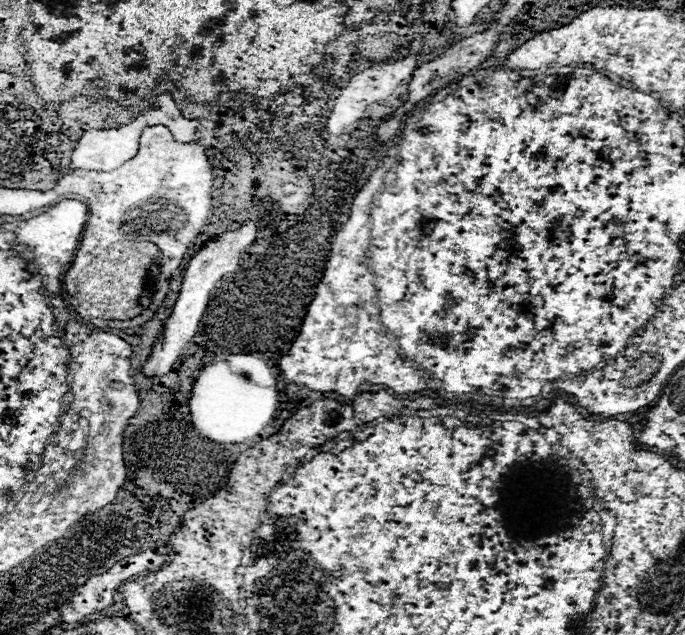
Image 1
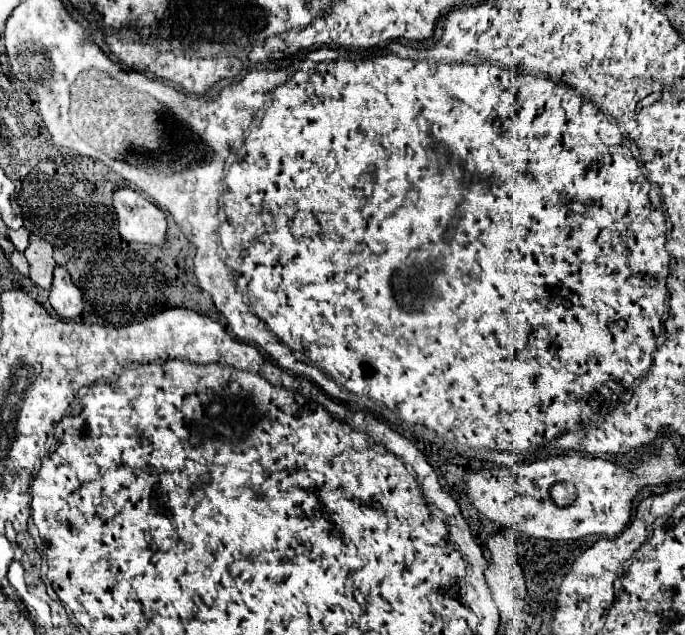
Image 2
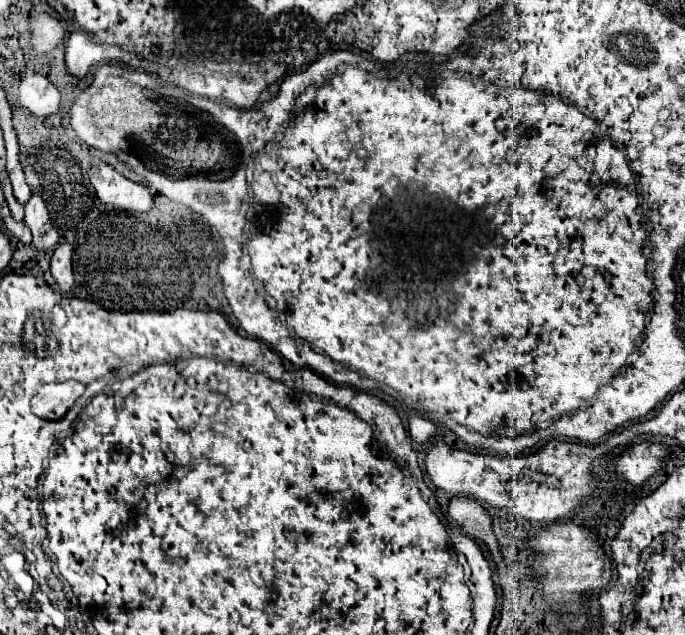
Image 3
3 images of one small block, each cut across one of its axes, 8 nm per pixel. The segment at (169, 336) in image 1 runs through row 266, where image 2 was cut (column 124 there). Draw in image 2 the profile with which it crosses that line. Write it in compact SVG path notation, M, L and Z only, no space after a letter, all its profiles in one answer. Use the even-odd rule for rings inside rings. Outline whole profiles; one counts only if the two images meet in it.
M120 188L112 196L120 222L120 236L144 244L162 244L166 236L166 214L132 188Z

